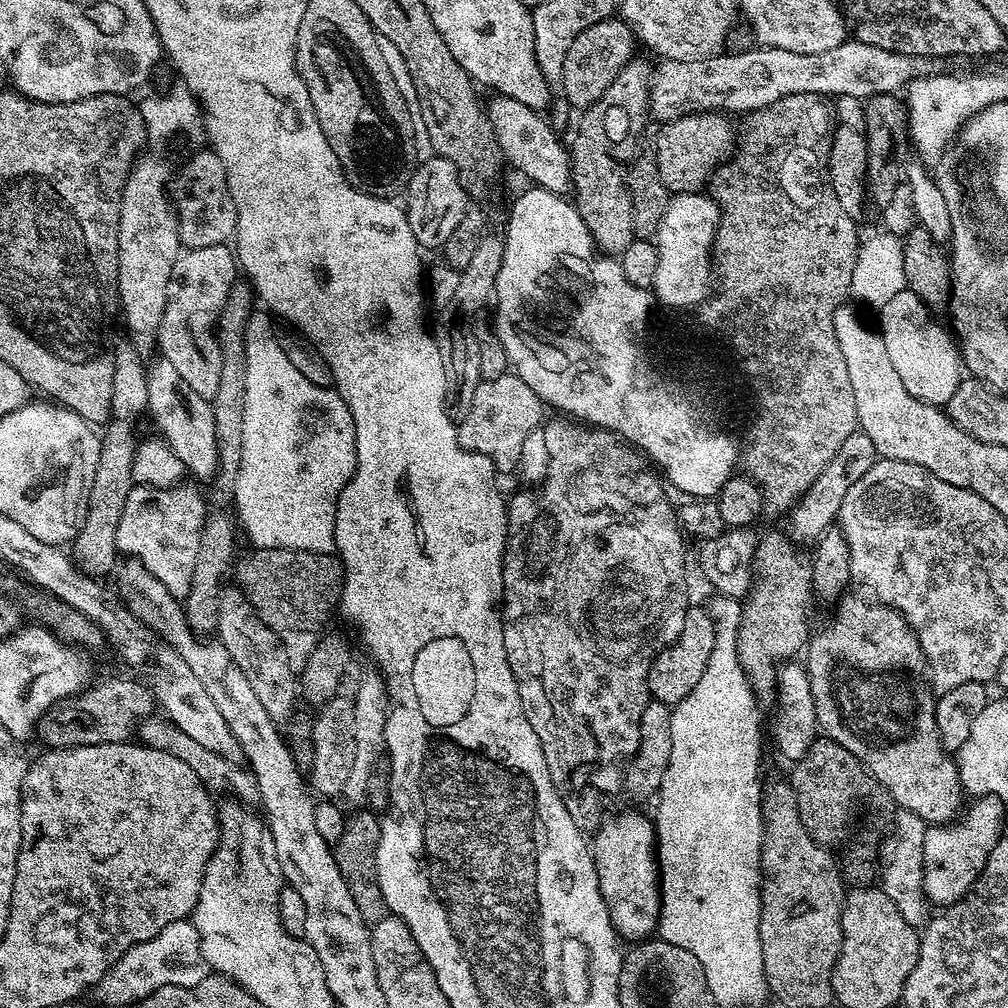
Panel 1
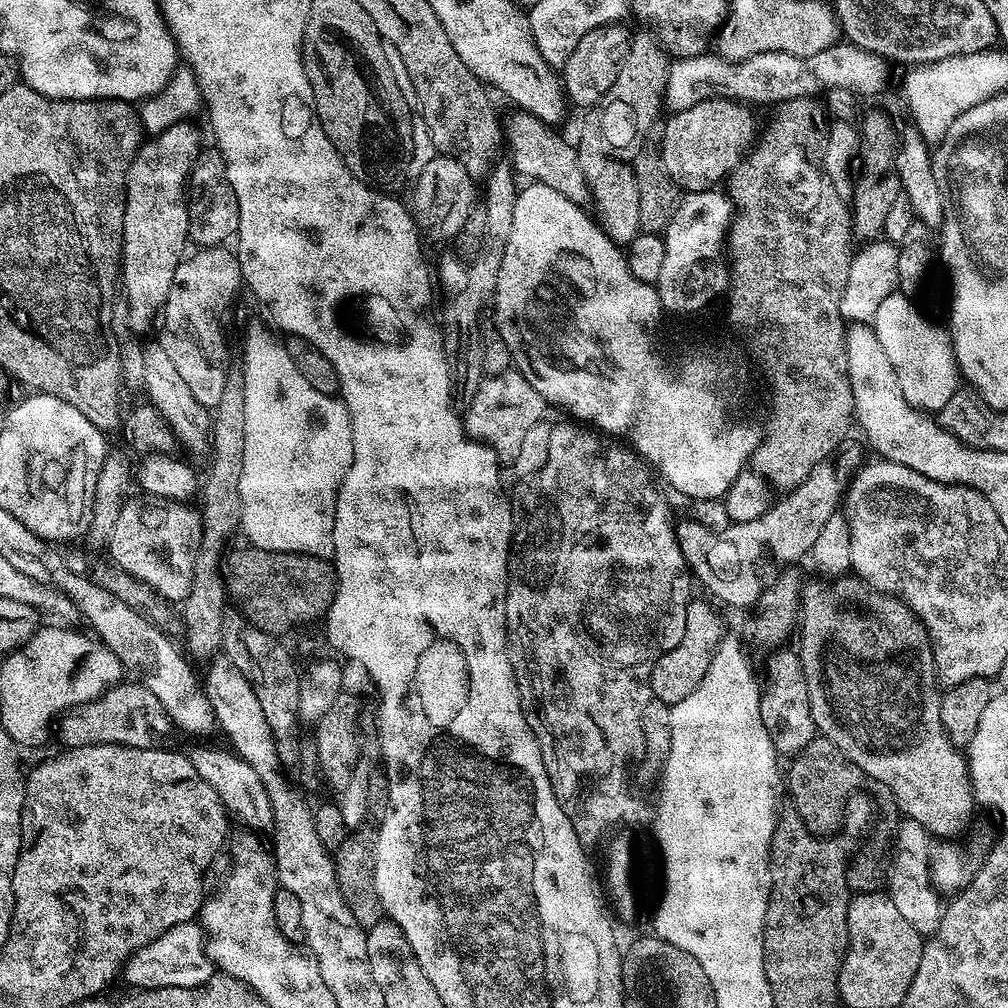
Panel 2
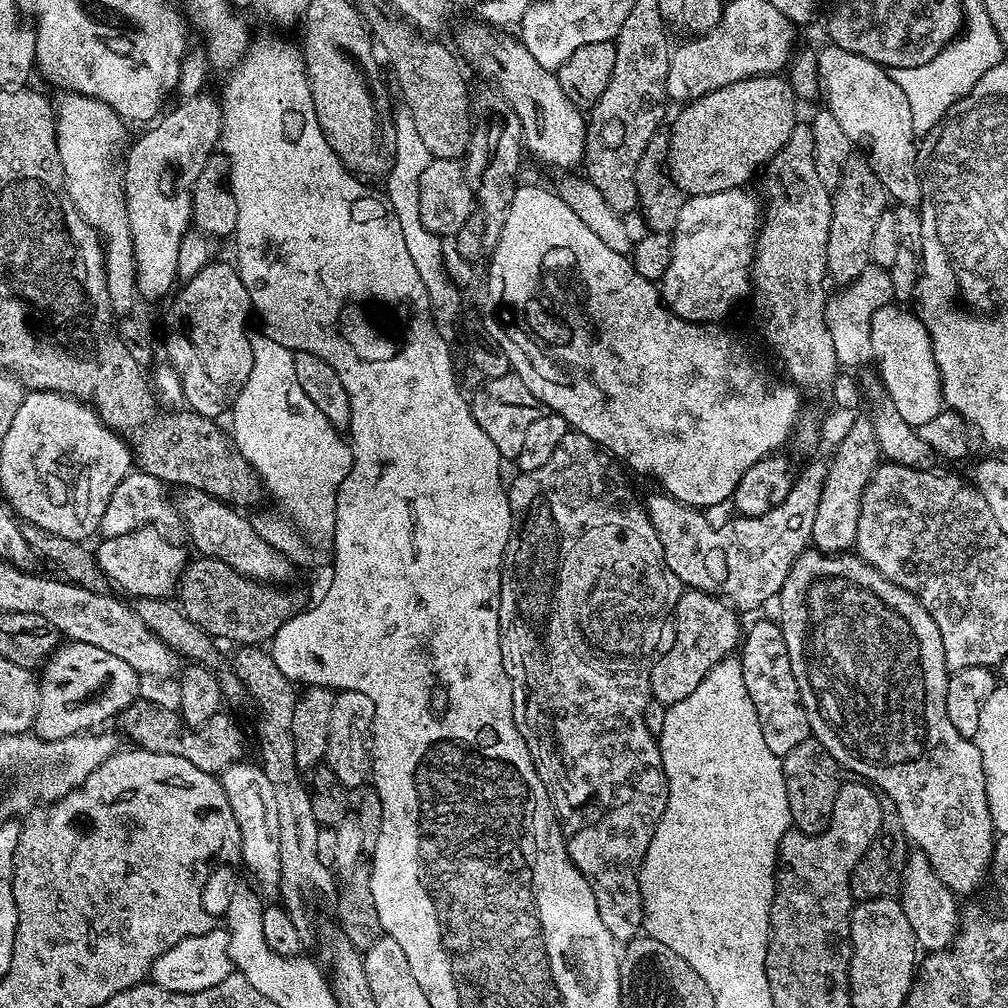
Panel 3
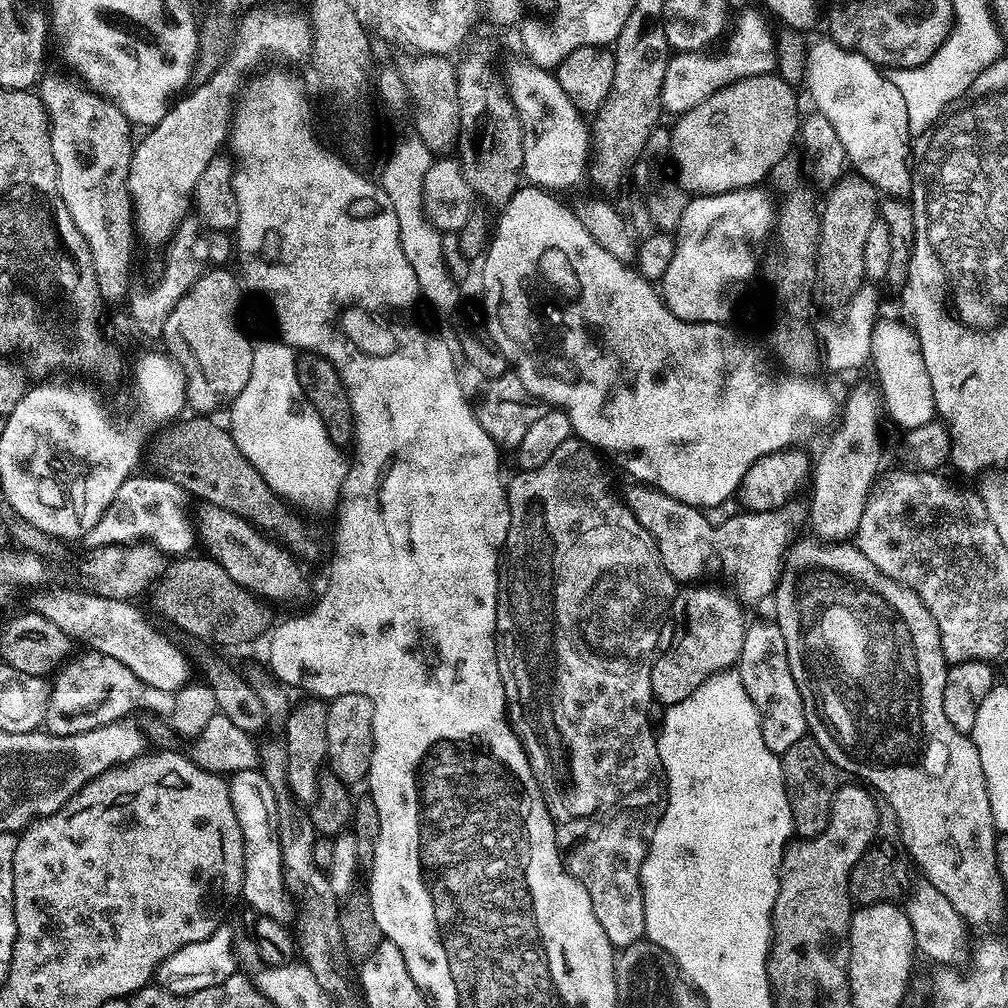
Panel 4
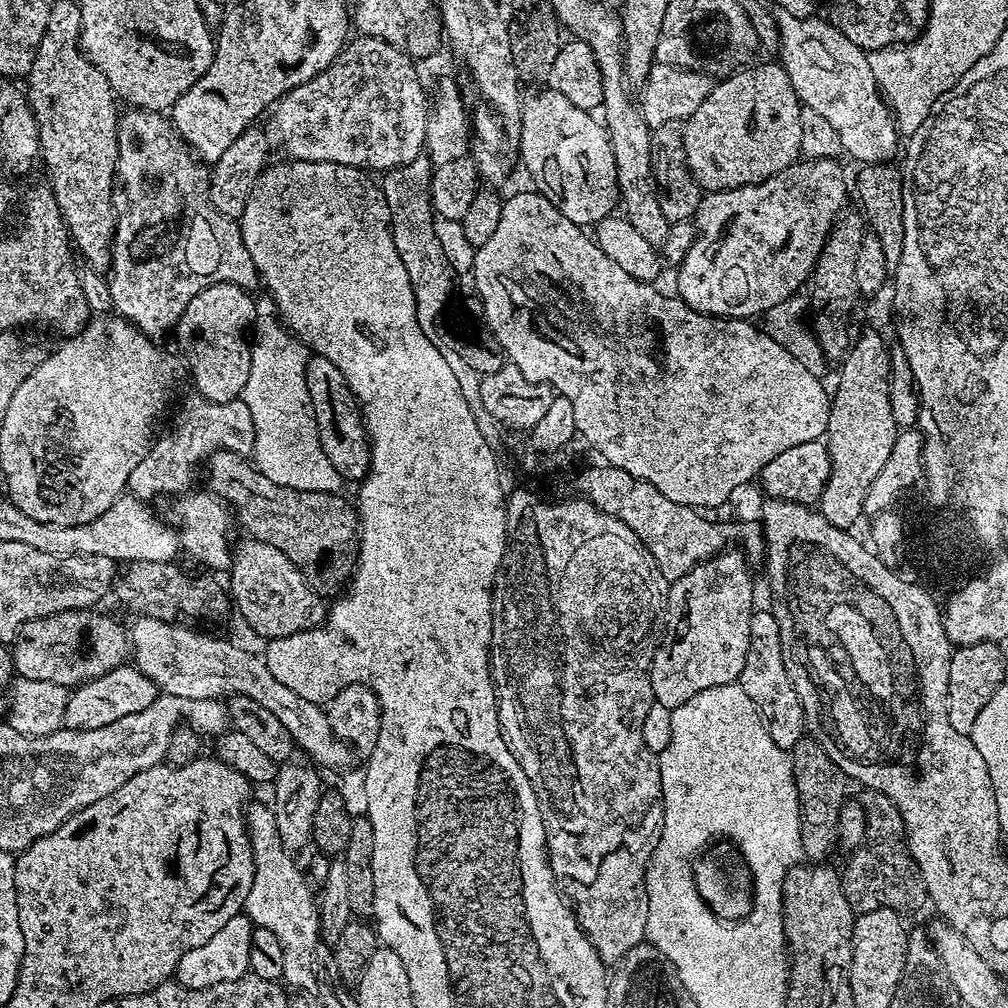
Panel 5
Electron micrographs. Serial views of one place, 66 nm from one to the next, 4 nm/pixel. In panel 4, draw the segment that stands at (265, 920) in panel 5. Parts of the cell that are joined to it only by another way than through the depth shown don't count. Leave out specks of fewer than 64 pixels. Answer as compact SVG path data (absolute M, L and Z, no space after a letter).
M244 770L242 773L234 773L230 776L228 785L230 798L234 806L234 818L238 818L238 826L242 830L244 839L244 900L253 908L256 916L265 916L278 922L291 925L298 916L298 904L288 891L288 882L284 878L284 862L282 860L282 846L278 834L278 806L274 802L274 790L270 790L270 782L266 782L264 773L260 770Z

